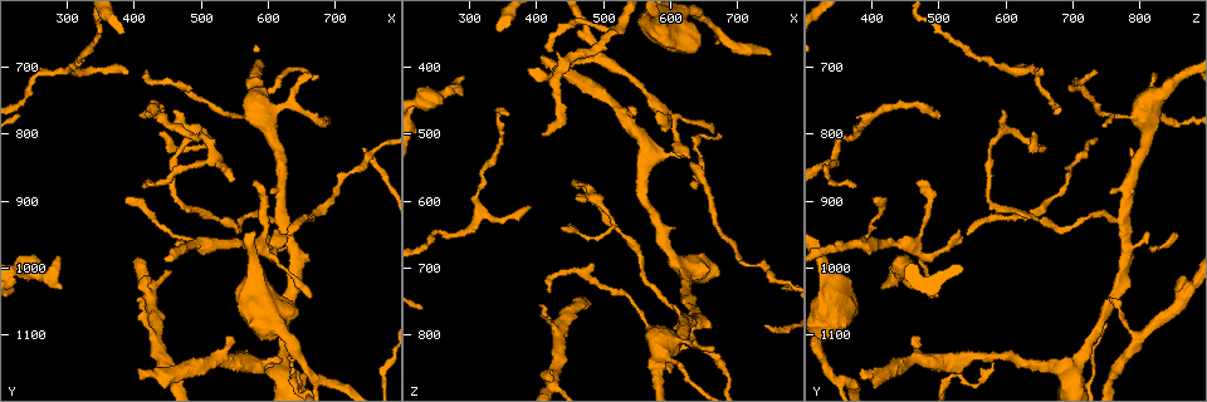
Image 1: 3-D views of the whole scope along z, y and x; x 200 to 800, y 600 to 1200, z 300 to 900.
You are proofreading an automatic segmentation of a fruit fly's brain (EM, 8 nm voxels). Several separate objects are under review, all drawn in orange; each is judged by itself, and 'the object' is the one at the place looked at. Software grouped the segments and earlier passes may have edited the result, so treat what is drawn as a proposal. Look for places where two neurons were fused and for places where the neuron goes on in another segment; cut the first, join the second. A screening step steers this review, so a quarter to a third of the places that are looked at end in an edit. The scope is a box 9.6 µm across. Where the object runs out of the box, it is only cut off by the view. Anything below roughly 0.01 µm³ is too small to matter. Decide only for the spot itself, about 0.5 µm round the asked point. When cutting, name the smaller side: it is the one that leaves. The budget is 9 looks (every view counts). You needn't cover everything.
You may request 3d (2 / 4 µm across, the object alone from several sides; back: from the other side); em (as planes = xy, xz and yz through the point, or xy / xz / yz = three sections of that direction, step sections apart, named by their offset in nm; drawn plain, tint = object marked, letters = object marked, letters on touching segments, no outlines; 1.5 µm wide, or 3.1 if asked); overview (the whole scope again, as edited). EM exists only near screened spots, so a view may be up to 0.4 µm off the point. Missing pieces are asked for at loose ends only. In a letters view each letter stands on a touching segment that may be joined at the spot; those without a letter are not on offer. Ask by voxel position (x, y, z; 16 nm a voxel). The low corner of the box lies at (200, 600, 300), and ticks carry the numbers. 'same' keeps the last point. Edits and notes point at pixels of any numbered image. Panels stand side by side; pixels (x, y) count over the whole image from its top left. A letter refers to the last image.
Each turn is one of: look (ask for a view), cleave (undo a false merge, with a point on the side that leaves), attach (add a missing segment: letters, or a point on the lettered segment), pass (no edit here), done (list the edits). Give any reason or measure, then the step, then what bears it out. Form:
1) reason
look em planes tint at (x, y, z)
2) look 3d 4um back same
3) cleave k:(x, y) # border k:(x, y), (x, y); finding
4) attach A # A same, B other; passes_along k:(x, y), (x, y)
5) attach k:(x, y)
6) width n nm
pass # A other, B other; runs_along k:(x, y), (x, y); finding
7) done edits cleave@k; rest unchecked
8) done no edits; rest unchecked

free end
look em planes tint at (290, 985, 440)

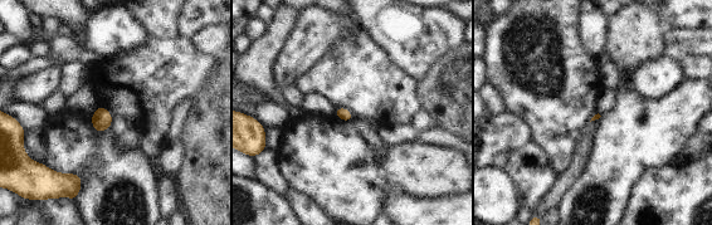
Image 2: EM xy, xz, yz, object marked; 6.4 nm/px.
see the neighbours
look em planes letters same

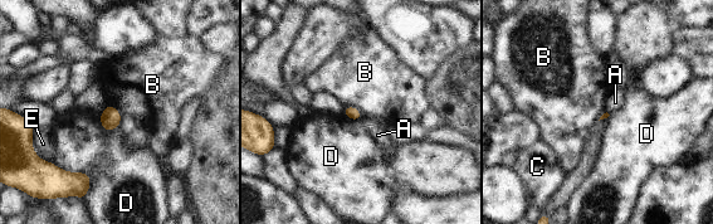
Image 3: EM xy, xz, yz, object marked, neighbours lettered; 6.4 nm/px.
pass # A other, B other, C other, D other, E other; border 3:(343, 107), (352, 106), (364, 117); none of them fits

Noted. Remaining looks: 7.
an open end
look 3d 4um back at (645, 1070, 365)

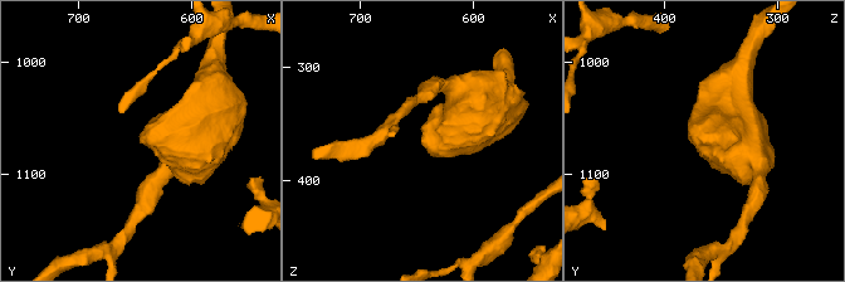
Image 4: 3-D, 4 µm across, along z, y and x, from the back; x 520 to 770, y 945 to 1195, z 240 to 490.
shape alone is not enough
look em planes letters at (646, 1074, 366)

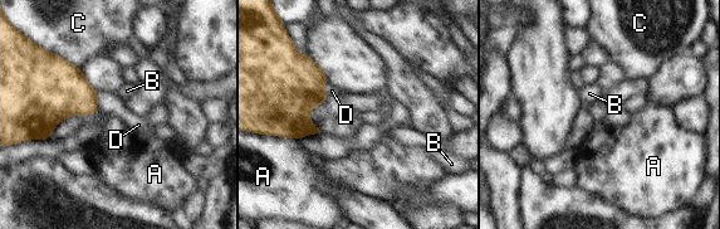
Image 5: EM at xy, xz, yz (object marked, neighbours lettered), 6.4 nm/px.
longest_contact A 300 nm
pass # A other, B other, C other, D other; no lettered segment goes on from it

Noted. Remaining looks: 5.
tapers out
look em planes letters at (385, 710, 610)

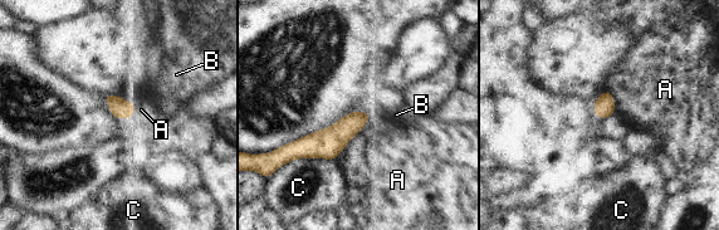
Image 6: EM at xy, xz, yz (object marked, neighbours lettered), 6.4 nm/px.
pass # A other, B other, C other; runs_along 6:(367, 116), (329, 142), (294, 152); none of them fits

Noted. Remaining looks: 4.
an open end
look 3d 2um at (420, 880, 380)

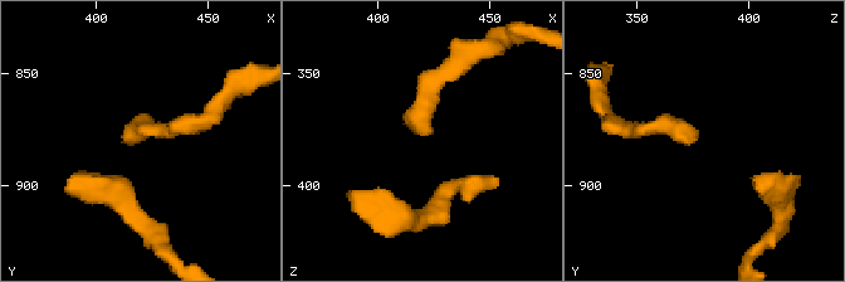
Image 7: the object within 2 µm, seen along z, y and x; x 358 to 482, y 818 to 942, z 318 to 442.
shape alone is not enough
look em planes letters at (417, 881, 377)

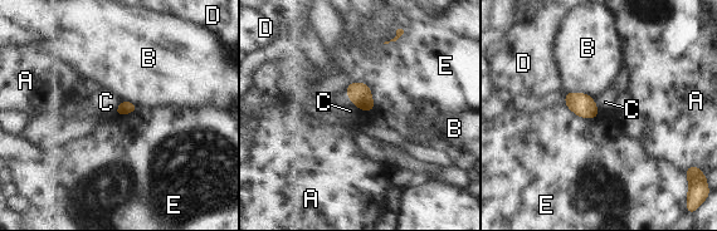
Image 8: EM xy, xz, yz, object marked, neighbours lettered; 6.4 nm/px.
width 90 nm
pass # A other, B other, C other, D other, E other; border 8:(352, 80), (369, 85), (374, 111); no lettered segment goes on from it

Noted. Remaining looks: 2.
done no edits; rest unchecked

